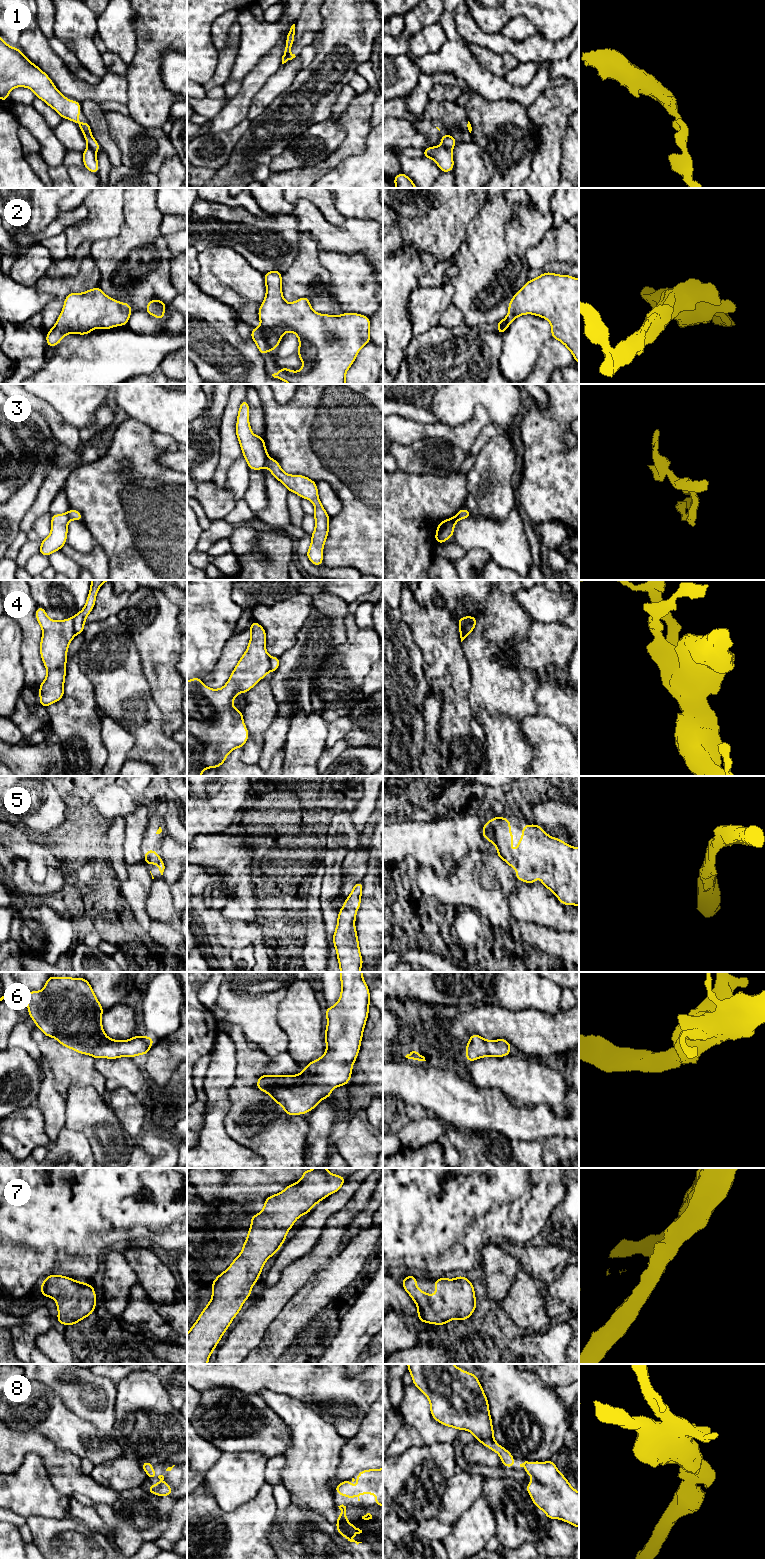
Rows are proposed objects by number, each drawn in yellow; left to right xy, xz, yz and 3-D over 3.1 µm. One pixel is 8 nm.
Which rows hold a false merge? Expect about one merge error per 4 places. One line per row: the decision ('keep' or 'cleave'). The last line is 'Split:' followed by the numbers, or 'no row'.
1: cleave
2: keep
3: cleave
4: cleave
5: keep
6: keep
7: keep
8: keep
Split: 1, 3, 4

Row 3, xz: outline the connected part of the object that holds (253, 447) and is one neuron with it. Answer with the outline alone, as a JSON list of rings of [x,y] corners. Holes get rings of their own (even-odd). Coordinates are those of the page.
[[[246,399],[239,406],[235,432],[250,470],[263,470],[269,458],[263,436],[253,434],[248,420],[250,407]]]

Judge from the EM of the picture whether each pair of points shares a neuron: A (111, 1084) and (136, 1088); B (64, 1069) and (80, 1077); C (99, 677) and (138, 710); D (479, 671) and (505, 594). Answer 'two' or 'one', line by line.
A: one
B: one
C: one
D: one

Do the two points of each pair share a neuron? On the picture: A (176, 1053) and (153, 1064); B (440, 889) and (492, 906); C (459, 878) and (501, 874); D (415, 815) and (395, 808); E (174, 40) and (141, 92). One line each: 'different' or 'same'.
A: same
B: same
C: same
D: same
E: same

